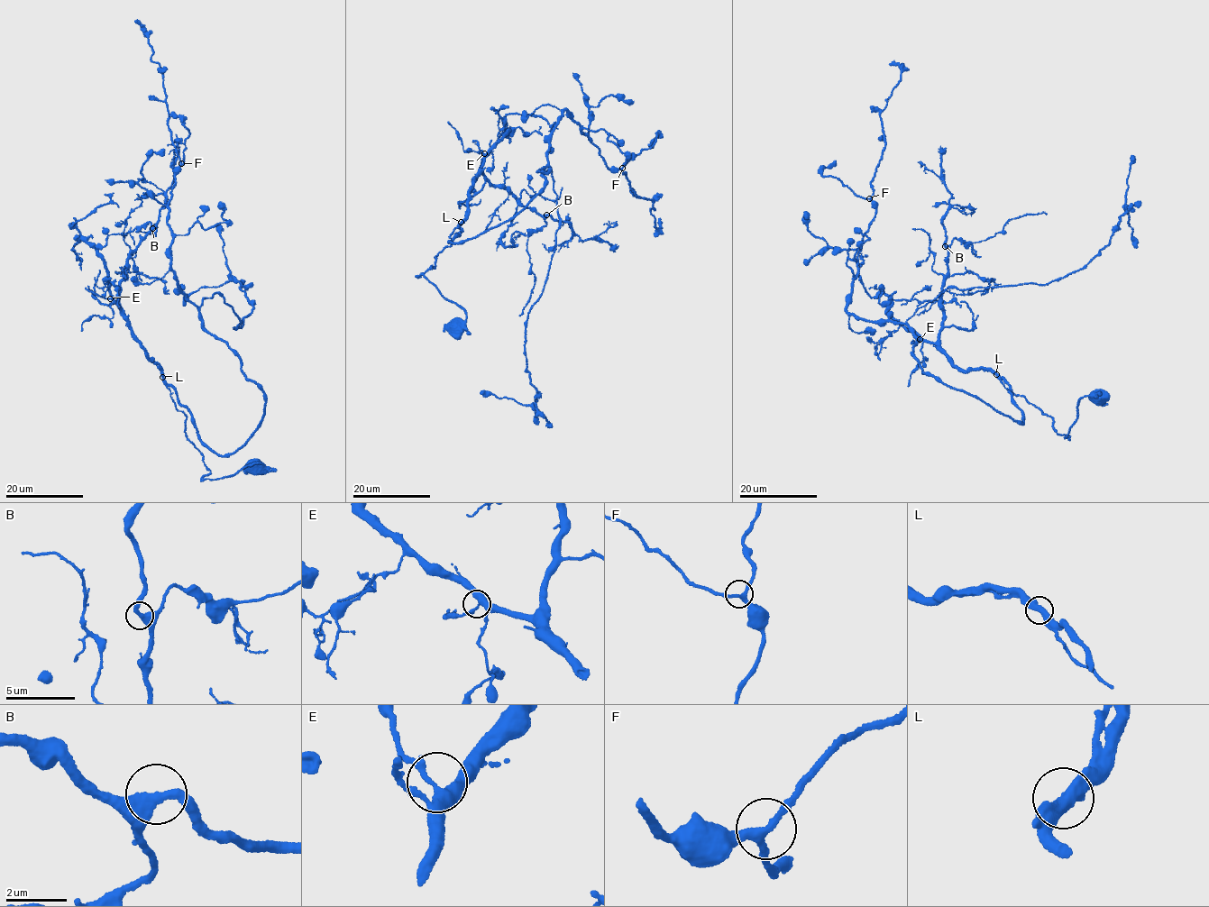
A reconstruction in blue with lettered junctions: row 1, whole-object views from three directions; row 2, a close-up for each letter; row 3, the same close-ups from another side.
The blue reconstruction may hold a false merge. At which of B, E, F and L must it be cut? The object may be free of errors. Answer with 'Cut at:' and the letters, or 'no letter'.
Cut at: no letter

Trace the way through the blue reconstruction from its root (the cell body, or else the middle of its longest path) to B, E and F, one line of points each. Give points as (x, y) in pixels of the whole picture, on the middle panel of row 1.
B: (456, 325), (466, 311), (416, 276), (435, 268), (438, 252), (451, 244), (479, 173), (546, 215)
E: (456, 325), (466, 311), (416, 276), (435, 268), (438, 252), (451, 244), (484, 153)
F: (456, 325), (466, 311), (416, 276), (458, 225), (449, 242), (539, 194), (563, 111), (622, 168)

